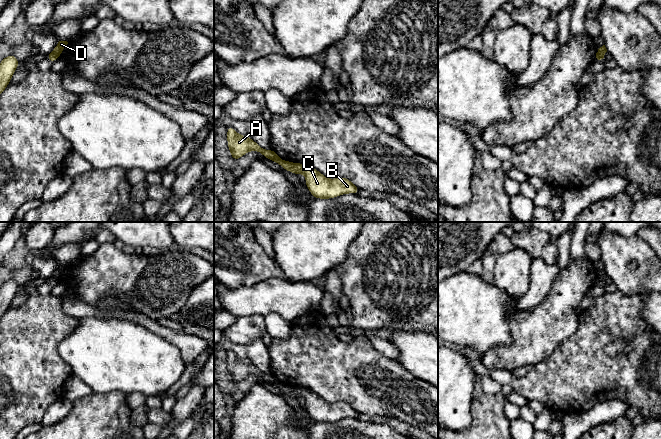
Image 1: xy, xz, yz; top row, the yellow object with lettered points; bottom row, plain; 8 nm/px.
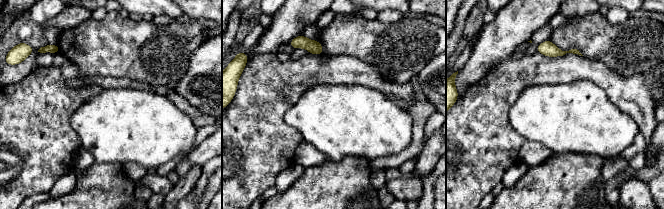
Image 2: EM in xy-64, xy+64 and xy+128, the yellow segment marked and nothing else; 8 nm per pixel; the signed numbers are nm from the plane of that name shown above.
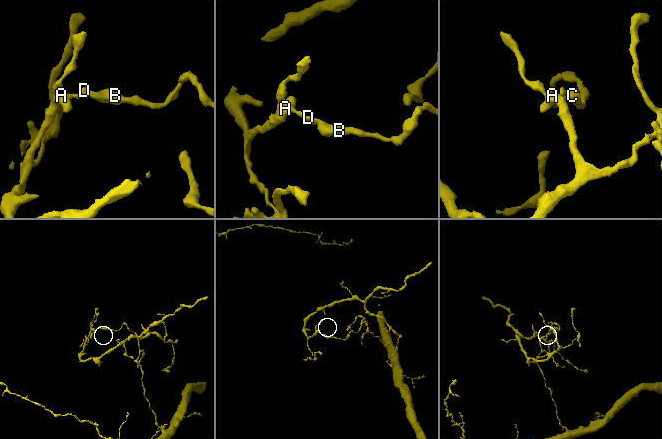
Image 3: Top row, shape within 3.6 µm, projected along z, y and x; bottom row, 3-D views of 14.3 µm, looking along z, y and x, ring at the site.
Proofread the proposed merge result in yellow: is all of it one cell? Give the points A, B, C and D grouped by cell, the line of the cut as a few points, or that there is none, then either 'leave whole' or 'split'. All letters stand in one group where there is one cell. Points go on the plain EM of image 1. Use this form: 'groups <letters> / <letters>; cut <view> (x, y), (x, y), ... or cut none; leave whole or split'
groups A / B C D; cut xy (52, 276), (57, 281); split

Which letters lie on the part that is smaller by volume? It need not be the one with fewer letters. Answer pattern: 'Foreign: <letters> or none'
Foreign: A

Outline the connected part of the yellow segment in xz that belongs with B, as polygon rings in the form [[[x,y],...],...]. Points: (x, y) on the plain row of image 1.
[[[282,383],[277,387],[291,397],[303,398],[306,401],[305,408],[313,422],[330,423],[347,417],[358,419],[359,412],[347,402],[329,403],[313,391],[302,387],[292,387]]]

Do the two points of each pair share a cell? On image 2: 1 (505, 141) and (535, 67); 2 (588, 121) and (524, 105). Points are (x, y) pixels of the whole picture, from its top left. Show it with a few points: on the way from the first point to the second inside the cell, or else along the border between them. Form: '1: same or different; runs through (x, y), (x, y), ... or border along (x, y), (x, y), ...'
1: same; runs through (501, 123), (501, 101), (517, 85)
2: same; runs through (572, 120), (551, 114), (540, 114)

